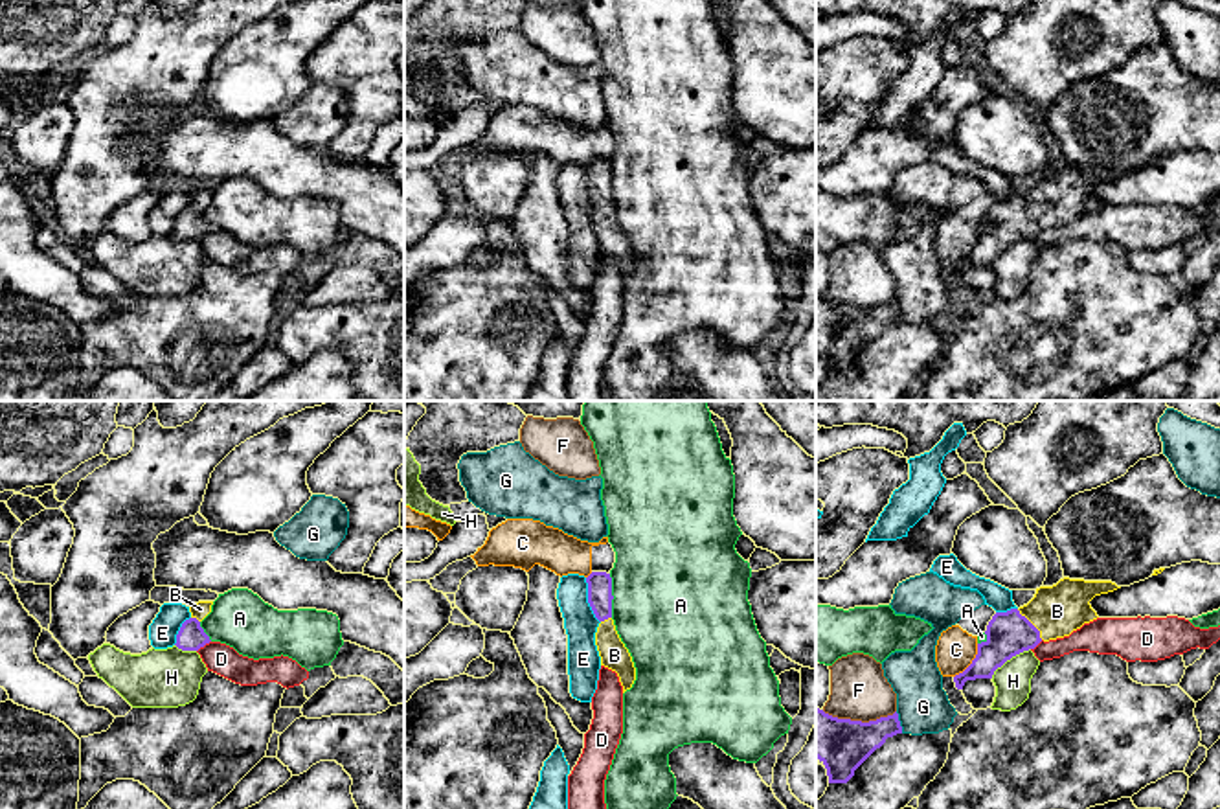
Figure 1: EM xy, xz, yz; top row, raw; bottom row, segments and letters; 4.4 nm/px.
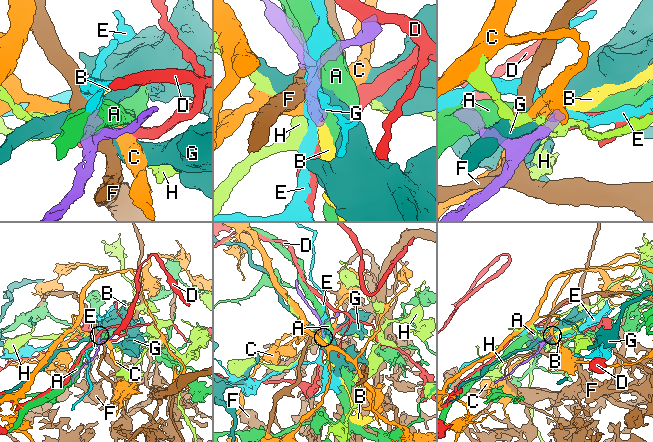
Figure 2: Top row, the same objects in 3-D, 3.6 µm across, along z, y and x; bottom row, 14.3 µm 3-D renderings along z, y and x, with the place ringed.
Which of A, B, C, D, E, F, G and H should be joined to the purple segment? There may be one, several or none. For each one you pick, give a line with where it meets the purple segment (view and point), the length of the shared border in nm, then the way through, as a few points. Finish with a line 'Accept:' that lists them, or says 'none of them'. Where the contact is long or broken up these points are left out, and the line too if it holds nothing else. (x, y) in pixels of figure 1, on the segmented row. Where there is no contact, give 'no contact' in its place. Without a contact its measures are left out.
B: yz (1031, 624) | 180 nm | across yz (1009, 633), (1031, 624), (1057, 611)
Accept: B

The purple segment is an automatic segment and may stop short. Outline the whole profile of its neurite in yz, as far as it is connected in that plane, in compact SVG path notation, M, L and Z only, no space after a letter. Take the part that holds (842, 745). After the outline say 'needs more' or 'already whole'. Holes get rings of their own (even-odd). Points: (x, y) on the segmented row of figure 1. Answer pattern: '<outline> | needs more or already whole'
M816 708L816 758L825 765L829 783L847 783L854 770L887 737L902 734L898 713L862 723L838 719Z | already whole

